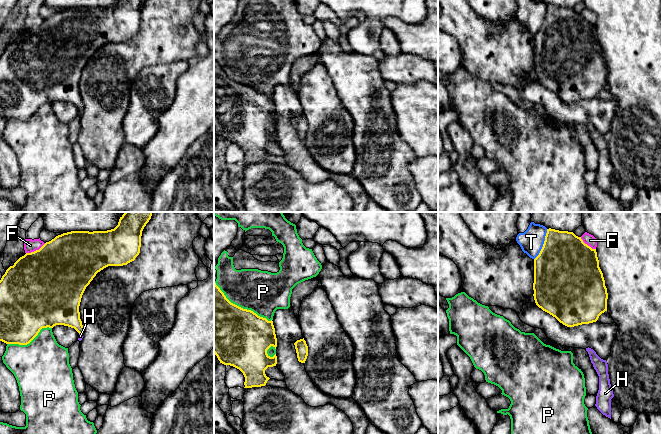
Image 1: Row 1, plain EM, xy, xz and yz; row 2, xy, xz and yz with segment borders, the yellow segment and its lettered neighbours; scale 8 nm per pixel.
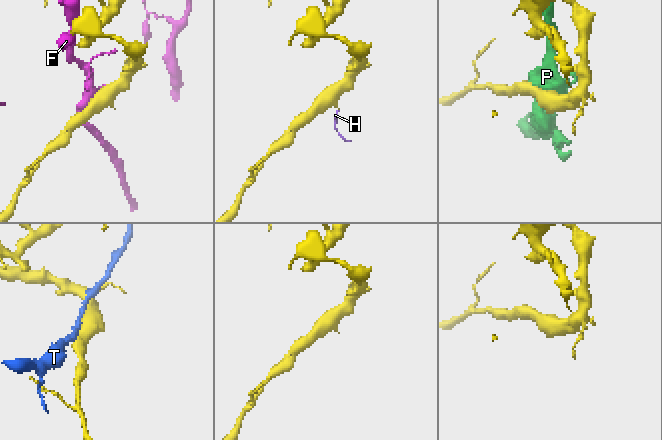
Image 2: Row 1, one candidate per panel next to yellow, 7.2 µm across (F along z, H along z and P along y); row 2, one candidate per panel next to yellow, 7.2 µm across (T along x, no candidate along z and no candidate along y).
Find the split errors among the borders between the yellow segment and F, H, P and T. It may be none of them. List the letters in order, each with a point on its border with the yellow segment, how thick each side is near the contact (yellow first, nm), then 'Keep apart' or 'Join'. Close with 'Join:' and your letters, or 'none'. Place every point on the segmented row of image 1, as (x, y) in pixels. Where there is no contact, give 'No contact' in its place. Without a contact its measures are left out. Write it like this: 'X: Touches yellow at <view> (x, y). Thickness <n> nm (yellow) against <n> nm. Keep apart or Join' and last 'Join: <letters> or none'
F: Touches yellow at xy (36, 250). Thickness 500 nm (yellow) against 100 nm. Keep apart
H: Touches yellow at xy (81, 333). Thickness 260 nm (yellow) against 30 nm. Join
P: Touches yellow at xz (240, 307). Thickness 460 nm (yellow) against 340 nm. Keep apart
T: Touches yellow at yz (543, 244). Thickness 480 nm (yellow) against 190 nm. Keep apart
Join: H

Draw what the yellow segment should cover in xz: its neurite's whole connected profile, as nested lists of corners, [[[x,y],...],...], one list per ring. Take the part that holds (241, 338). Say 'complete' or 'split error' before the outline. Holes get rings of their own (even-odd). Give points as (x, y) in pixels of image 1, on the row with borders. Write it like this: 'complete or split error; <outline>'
complete; [[[214,282],[214,354],[220,363],[233,366],[243,373],[244,388],[265,386],[270,379],[265,370],[277,364],[276,354],[273,357],[267,354],[271,346],[277,347],[273,321],[231,303]]]

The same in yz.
complete; [[[547,229],[543,247],[534,259],[533,290],[536,305],[567,327],[596,322],[607,311],[608,293],[596,249],[585,244],[573,232]]]

